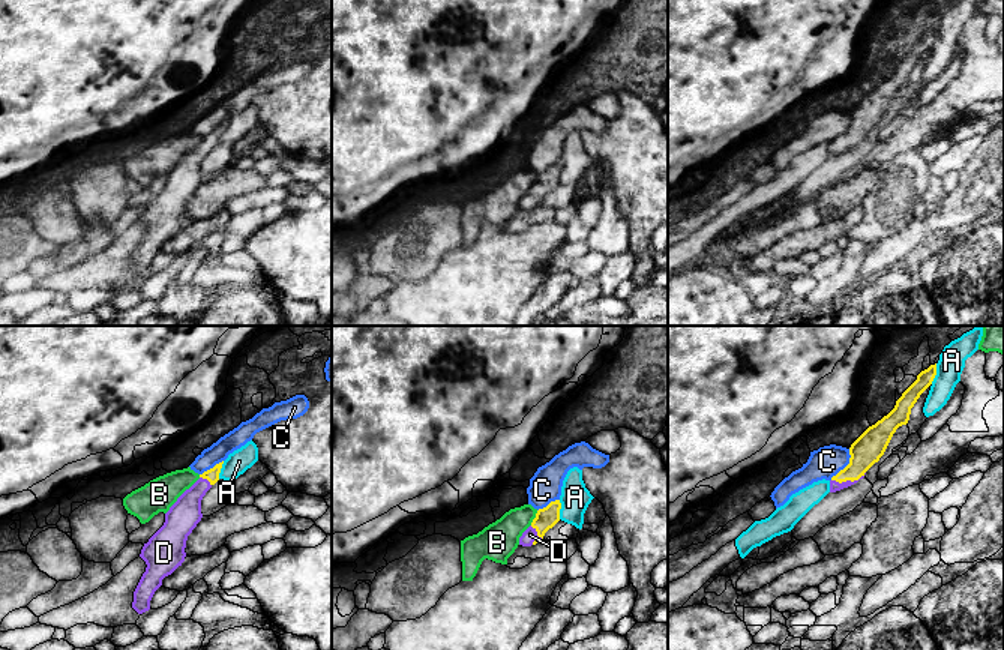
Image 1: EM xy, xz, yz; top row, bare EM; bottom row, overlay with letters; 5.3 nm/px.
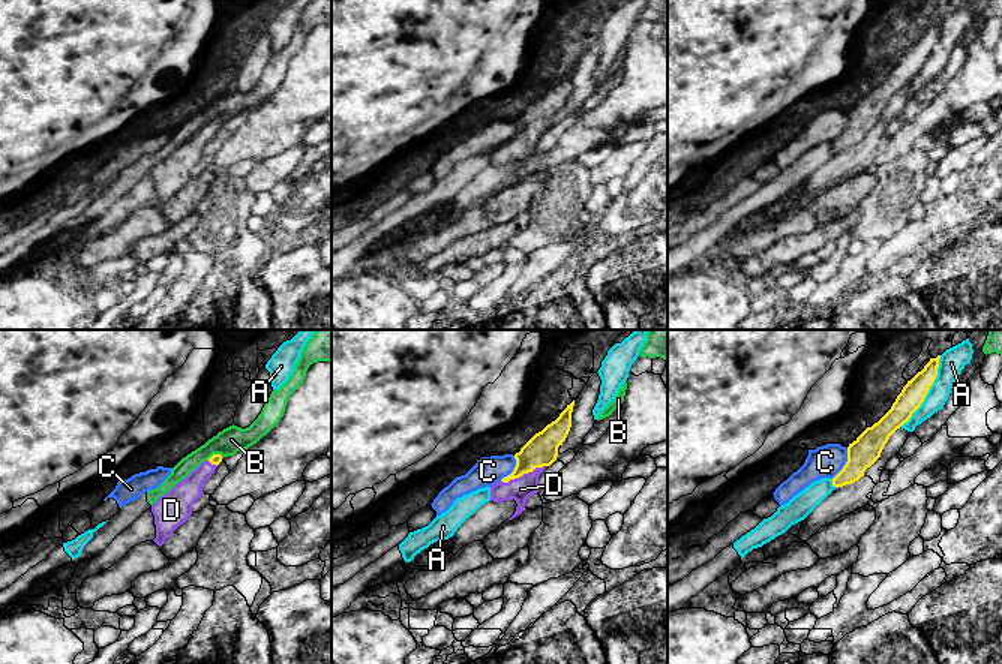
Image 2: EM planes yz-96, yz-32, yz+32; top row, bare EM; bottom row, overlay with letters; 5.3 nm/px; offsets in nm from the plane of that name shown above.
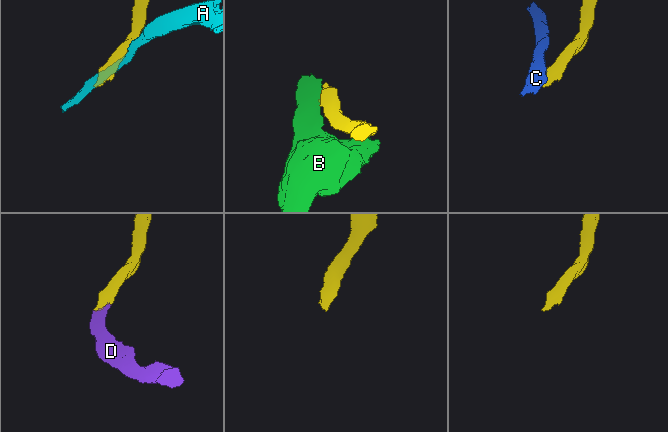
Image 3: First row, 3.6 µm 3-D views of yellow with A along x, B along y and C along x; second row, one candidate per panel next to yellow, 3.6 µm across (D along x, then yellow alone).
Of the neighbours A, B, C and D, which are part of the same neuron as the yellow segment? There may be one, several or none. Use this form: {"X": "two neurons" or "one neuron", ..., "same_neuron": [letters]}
{"A": "two neurons", "B": "two neurons", "C": "two neurons", "D": "one neuron", "same_neuron": ["D"]}

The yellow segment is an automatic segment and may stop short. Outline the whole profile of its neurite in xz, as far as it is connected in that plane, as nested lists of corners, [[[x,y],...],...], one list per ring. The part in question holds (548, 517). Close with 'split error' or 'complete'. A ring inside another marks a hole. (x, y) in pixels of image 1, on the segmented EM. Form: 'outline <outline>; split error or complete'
outline [[[560,500],[551,501],[546,507],[539,509],[531,525],[519,537],[519,545],[531,546],[543,539],[545,533],[560,521]]]; split error

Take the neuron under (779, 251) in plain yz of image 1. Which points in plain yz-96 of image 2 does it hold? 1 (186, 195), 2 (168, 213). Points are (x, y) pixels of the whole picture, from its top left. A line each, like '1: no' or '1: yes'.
1: no
2: no

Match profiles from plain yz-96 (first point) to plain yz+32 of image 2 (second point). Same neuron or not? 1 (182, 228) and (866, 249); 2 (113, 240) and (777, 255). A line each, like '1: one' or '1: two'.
1: two
2: two

